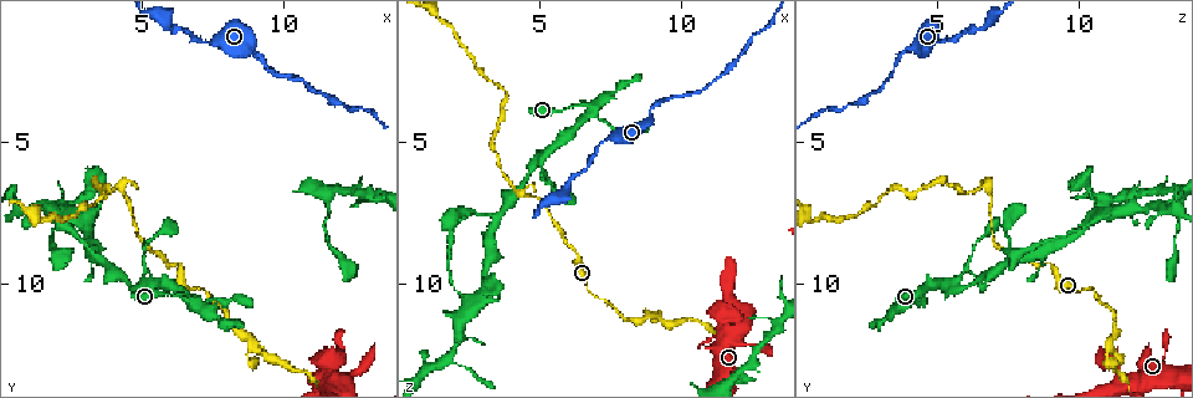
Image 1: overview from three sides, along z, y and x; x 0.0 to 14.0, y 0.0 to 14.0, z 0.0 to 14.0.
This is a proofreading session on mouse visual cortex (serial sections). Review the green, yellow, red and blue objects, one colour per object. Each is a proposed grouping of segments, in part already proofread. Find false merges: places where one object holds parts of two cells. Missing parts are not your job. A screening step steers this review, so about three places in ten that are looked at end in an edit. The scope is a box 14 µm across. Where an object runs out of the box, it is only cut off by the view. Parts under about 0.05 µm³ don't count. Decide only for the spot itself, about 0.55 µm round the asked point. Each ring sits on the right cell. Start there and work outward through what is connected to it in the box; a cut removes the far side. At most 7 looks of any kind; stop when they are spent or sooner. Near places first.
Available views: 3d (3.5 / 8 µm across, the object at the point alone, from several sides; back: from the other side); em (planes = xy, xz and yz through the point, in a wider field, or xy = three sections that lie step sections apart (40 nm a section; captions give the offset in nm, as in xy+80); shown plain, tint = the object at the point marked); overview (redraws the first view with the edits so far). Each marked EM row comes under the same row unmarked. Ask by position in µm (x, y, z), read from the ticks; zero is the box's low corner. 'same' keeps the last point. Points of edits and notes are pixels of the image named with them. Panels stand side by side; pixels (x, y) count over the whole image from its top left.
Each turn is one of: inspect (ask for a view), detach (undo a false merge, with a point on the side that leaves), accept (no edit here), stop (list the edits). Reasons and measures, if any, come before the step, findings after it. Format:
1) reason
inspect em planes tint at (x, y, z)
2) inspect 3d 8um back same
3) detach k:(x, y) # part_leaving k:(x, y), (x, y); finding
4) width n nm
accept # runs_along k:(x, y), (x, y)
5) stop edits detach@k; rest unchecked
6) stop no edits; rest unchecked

inspect 3d 3.5um at (6.3, 9.2, 8.8)

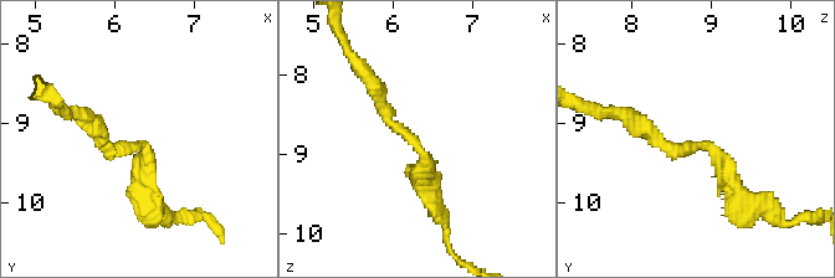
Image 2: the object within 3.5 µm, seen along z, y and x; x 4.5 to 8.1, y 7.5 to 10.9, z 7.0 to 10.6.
arm_widths 200, 300 nm; need the tissue
inspect em xy step 1 tint at (6.30, 9.25, 8.85)

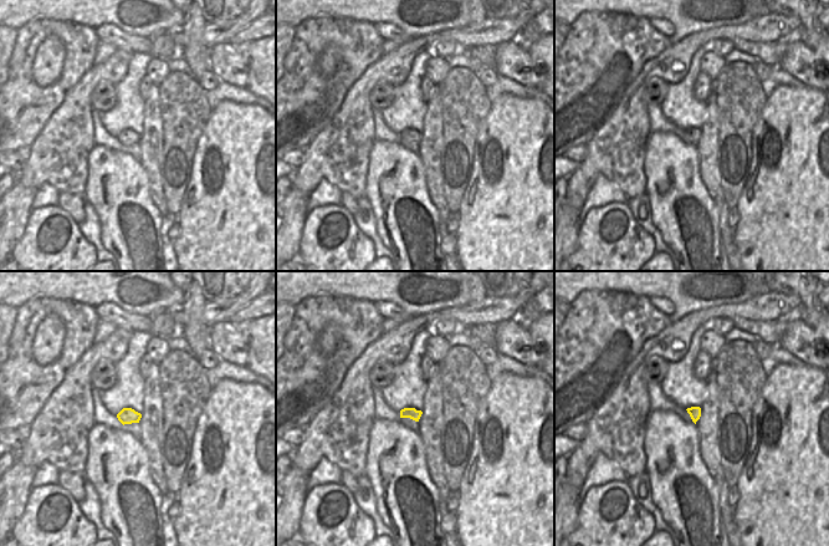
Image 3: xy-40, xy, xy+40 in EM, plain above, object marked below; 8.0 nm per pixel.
accept # all the same cell

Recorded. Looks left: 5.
abrupt turn
inspect 3d 3.5um at (4.2, 6.6, 6.7)

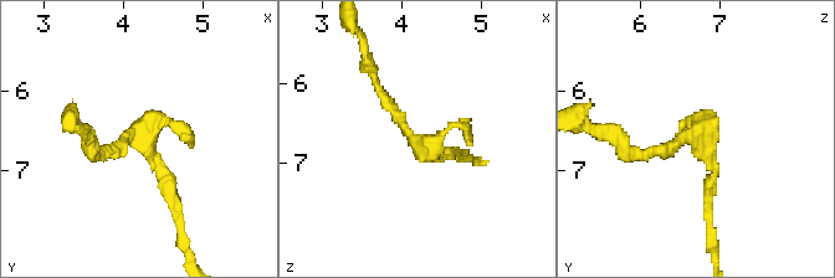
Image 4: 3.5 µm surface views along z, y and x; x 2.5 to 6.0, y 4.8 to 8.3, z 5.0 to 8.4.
inspect em xy step 5 tint at (4.15, 6.55, 6.70)

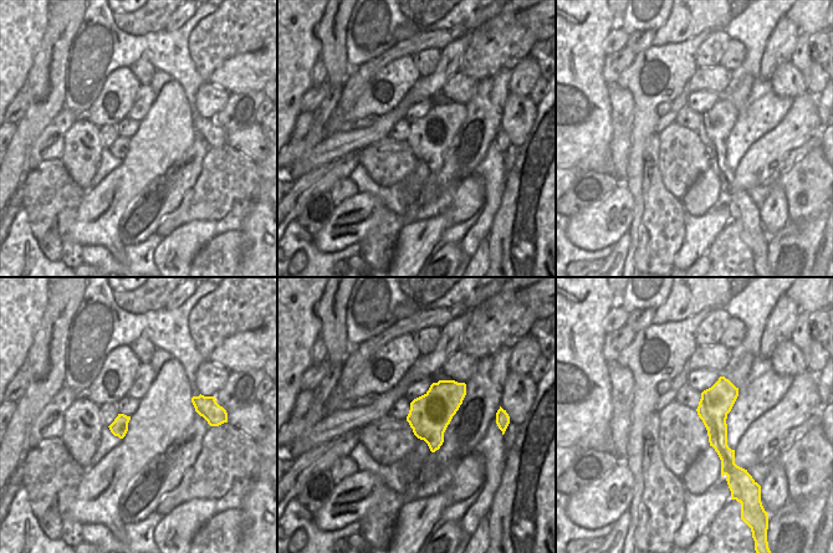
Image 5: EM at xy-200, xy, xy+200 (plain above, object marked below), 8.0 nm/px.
cut it another way
inspect em xy step 3 tint same

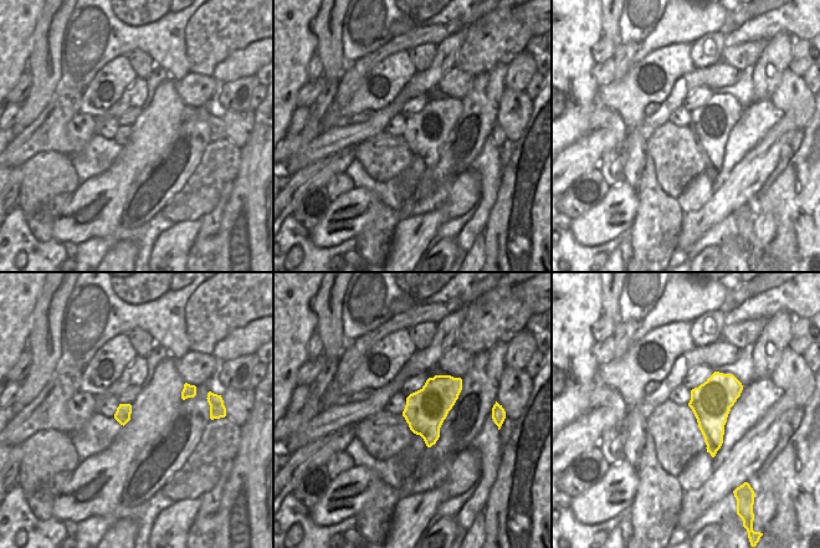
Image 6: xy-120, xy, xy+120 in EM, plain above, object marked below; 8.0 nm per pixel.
width 340 nm
accept # runs_along 4:(451, 152), (413, 139), (375, 78); one cell here

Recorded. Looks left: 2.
stop no edits; rest unchecked

